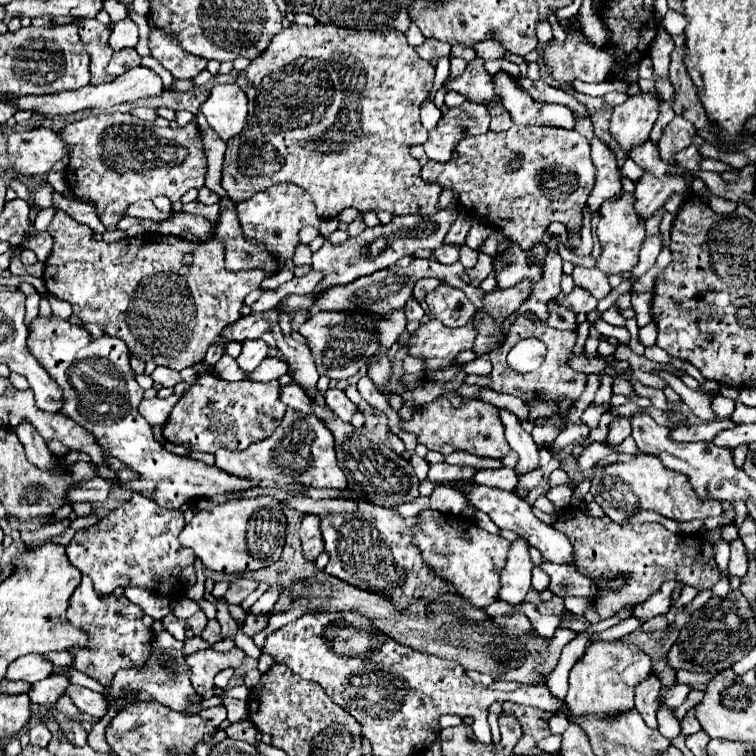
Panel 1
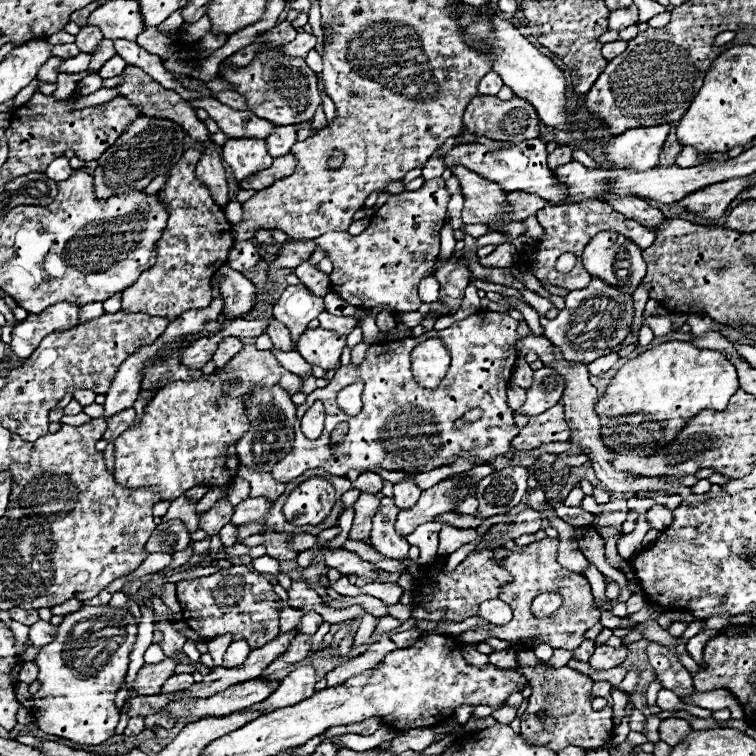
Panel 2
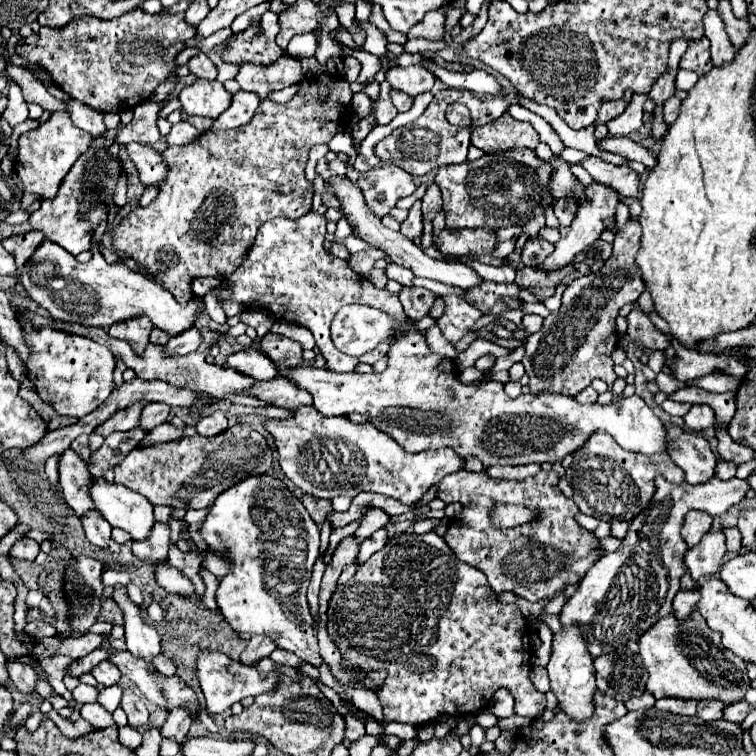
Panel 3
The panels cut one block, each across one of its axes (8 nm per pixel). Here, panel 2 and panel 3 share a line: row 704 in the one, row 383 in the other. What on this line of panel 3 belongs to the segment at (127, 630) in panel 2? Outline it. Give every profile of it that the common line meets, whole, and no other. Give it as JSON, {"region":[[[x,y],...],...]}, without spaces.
{"region":[[[24,316],[18,318],[24,332],[24,340],[30,346],[30,356],[26,360],[28,378],[32,380],[38,396],[48,402],[60,416],[82,418],[96,410],[114,390],[114,368],[116,360],[112,352],[90,338],[70,334],[66,330],[56,330],[50,326],[32,328]]]}

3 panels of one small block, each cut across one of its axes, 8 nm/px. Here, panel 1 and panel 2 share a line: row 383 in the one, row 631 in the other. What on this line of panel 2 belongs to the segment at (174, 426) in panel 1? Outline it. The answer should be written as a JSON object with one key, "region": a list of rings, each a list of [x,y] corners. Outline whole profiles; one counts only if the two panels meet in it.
{"region":[[[234,564],[210,576],[182,580],[176,584],[176,596],[182,606],[184,622],[206,640],[232,632],[236,634],[234,640],[246,638],[254,650],[278,636],[278,614],[282,610],[282,602],[272,590],[272,584],[262,574],[252,572],[250,566]]]}

